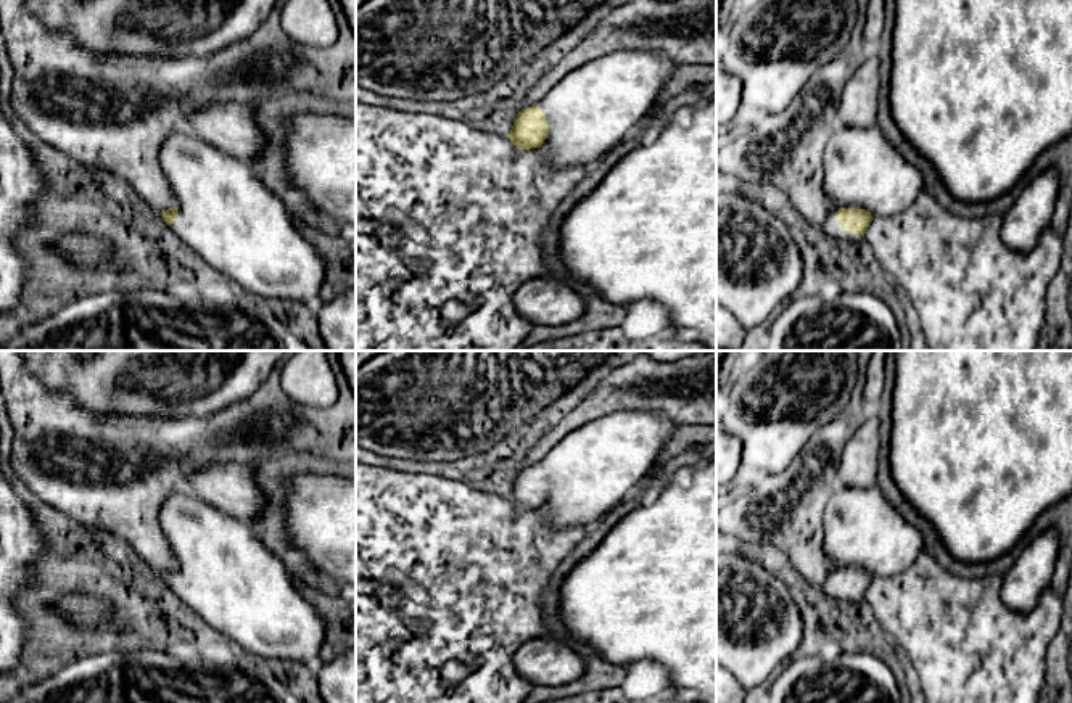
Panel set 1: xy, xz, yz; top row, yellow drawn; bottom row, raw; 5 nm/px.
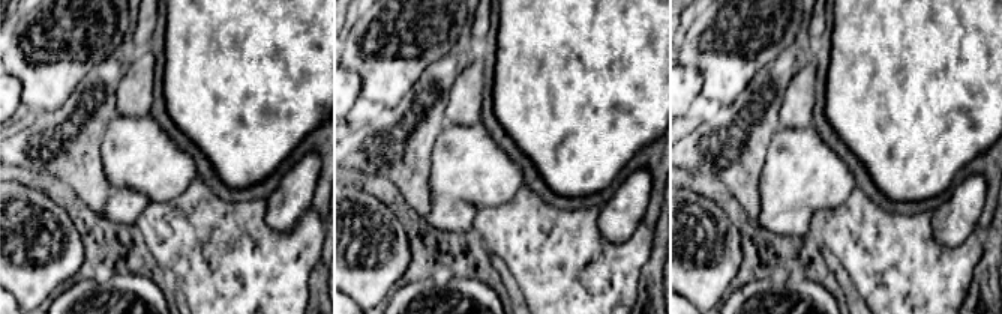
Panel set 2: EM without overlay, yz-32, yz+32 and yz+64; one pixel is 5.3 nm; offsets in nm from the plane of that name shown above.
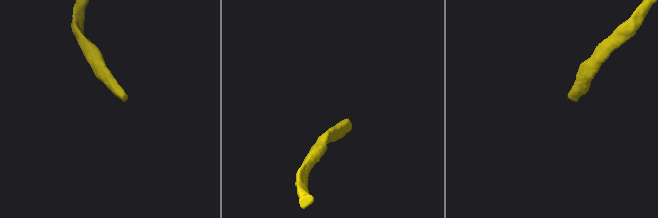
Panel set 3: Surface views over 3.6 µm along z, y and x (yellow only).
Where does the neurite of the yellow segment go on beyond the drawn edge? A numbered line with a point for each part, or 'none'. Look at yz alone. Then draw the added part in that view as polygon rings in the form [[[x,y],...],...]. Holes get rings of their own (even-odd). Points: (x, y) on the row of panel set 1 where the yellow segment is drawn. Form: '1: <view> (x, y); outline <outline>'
1: yz (861, 169); outline [[[874,122],[869,127],[837,124],[824,150],[824,191],[829,211],[821,230],[835,240],[858,243],[861,233],[850,233],[839,225],[835,212],[840,208],[858,208],[872,217],[895,216],[909,208],[924,191],[924,177],[919,167],[908,162],[887,140]]]

